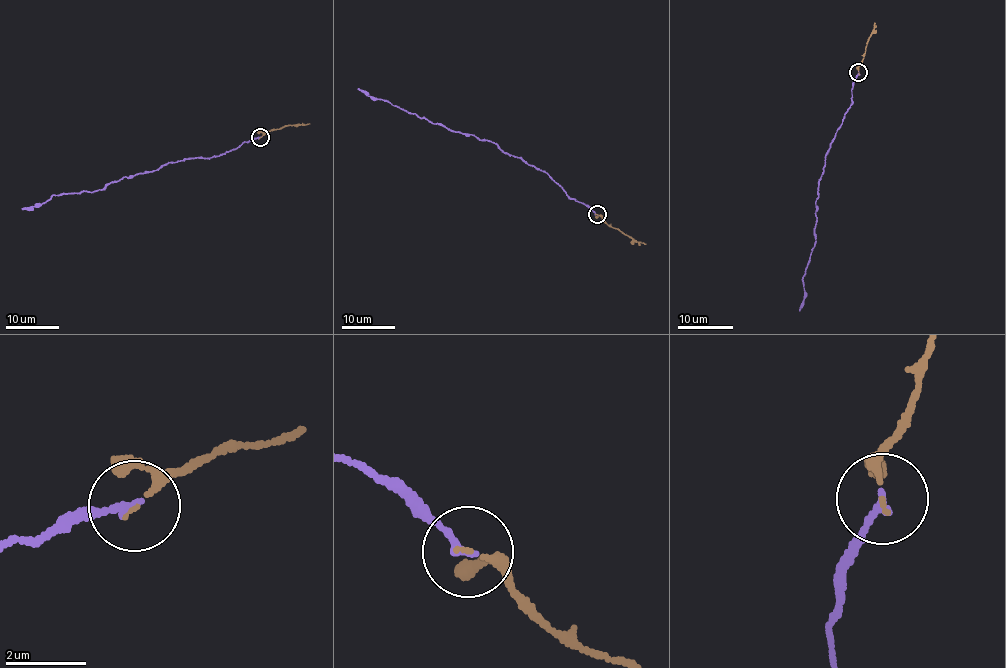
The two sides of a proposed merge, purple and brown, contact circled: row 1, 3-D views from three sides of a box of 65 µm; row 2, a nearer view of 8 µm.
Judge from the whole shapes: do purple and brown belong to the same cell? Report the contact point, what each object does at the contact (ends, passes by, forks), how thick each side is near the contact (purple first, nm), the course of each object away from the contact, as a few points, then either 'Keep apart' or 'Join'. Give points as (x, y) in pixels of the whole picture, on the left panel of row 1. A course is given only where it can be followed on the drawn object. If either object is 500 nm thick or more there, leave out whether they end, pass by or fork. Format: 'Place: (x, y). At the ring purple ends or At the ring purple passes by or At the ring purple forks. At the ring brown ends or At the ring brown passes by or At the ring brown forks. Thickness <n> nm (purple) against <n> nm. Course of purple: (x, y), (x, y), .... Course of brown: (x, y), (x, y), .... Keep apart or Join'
Place: (260, 137). At the ring purple ends. At the ring brown passes by. Thickness 180 nm (purple) against 110 nm. Course of purple: (261, 137), (210, 158), (198, 157), (171, 162), (156, 170), (123, 176), (101, 189), (54, 195), (22, 209). Course of brown: (261, 137), (288, 125), (310, 124). Join

